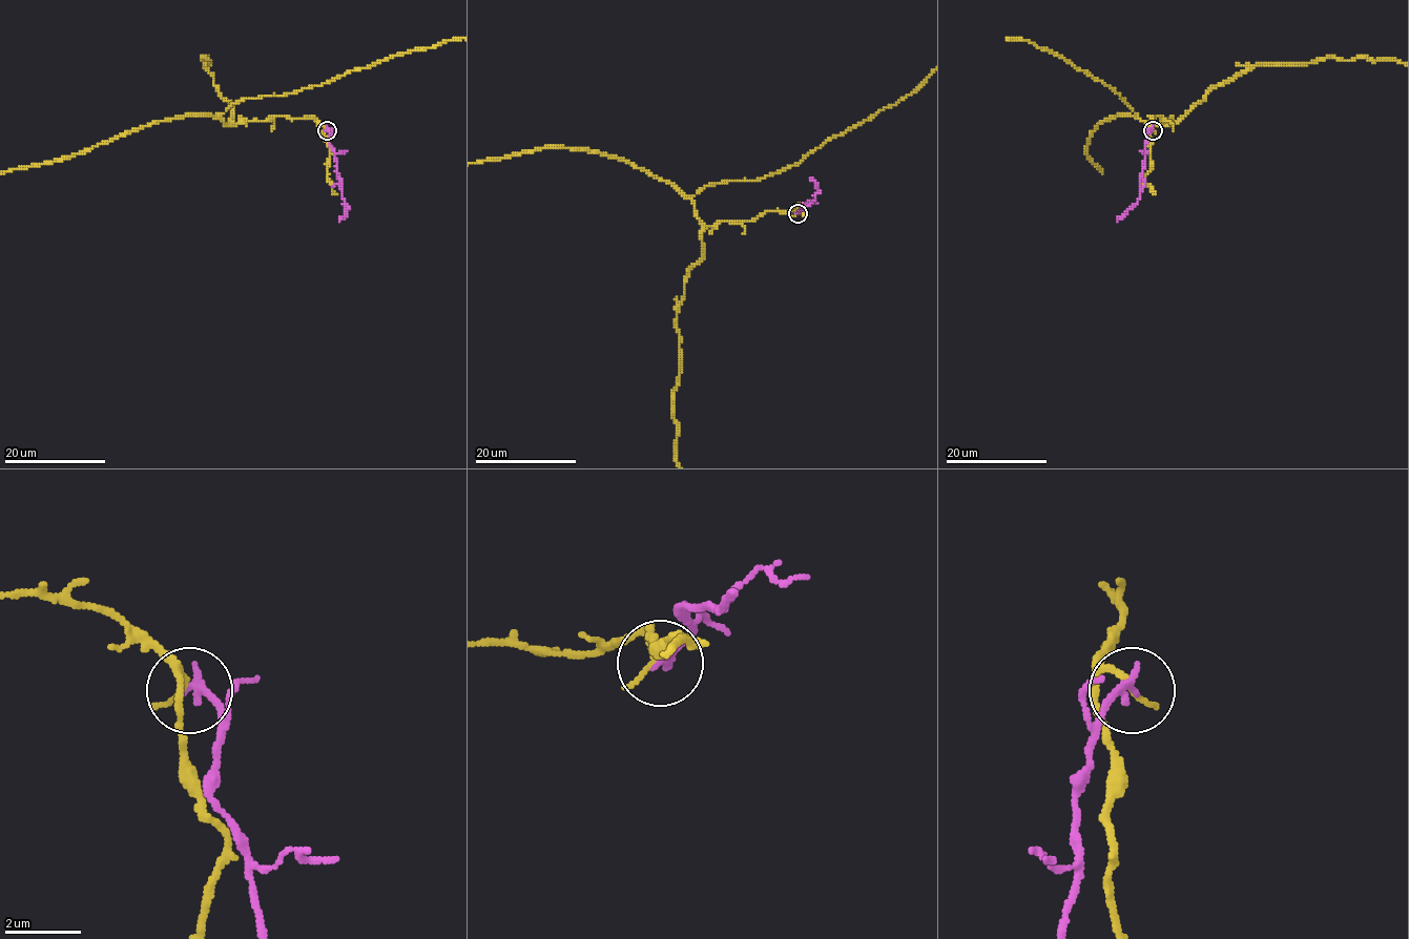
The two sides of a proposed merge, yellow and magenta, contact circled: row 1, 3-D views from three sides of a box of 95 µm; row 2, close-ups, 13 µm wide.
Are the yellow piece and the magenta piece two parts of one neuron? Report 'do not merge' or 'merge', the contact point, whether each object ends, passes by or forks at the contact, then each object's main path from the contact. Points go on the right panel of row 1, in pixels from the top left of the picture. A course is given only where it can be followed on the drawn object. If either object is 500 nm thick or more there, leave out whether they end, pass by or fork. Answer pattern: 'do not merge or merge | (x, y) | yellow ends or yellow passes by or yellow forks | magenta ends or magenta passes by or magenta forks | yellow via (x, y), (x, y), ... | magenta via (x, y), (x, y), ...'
do not merge | (1153, 130) | yellow passes by | magenta ends | magenta via (1153, 130), (1145, 144), (1140, 194), (1117, 222)

